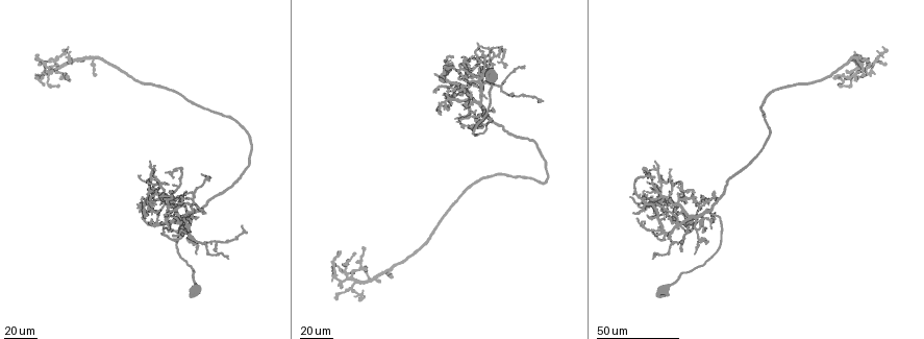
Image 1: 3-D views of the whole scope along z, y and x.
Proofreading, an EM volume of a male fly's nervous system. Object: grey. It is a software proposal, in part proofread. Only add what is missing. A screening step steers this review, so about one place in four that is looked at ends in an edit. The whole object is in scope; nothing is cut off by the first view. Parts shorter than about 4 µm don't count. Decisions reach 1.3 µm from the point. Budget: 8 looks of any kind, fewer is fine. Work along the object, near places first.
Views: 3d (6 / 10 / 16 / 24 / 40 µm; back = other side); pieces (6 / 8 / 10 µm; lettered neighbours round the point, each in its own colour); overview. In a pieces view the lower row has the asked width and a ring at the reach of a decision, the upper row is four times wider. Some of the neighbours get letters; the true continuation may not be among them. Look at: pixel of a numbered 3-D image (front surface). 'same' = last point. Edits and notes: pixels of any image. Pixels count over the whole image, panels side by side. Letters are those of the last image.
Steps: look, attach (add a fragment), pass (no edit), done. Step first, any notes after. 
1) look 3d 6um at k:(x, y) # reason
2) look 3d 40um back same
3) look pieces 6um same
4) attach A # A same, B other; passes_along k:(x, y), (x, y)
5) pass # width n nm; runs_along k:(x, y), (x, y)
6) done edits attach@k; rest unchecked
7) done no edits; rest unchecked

look 3d 24um at 1:(458, 120)

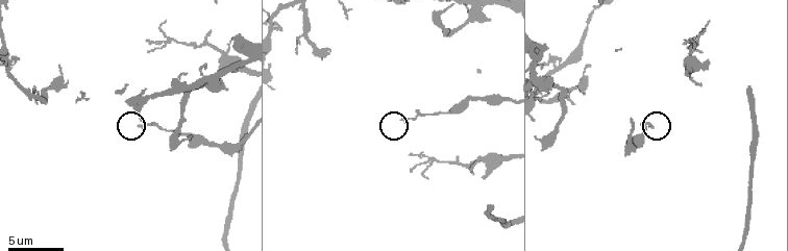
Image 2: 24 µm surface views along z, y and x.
look pieces 6um at 2:(405, 120) # what lies round it

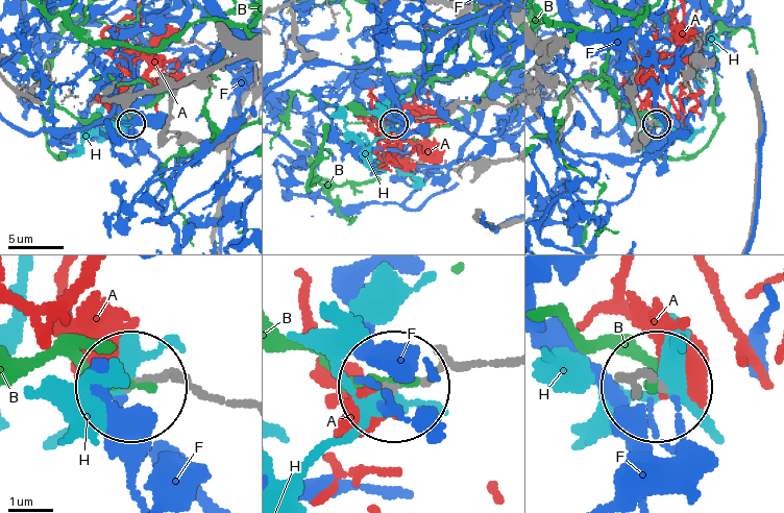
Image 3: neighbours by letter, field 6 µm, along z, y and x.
pass # A other, B other, F other, H other; runs_along 3:(629, 96), (637, 121), (634, 141), (653, 121), (656, 123); no lettered fragment goes on from it

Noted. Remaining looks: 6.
look 3d 40um at 1:(466, 80) # thin end

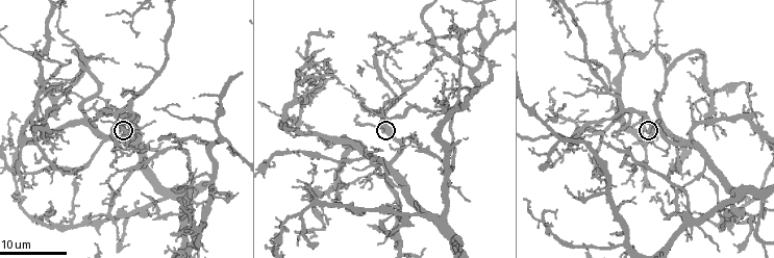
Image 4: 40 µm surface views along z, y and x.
look pieces 6um at 4:(383, 131)

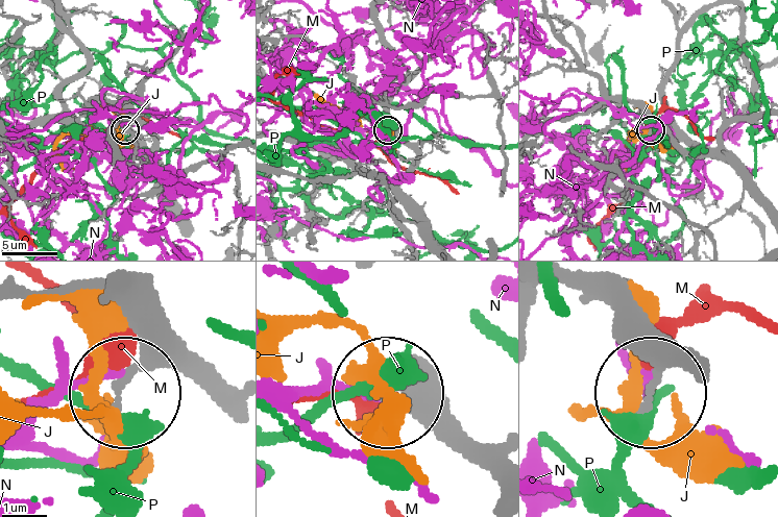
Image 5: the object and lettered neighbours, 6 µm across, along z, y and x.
pass # width 150 nm; J other, M other, N other, P other; runs_along 5:(204, 395), (160, 366), (130, 380); none of them fits

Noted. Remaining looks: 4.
look 3d 16um at 4:(113, 104) # tapers out

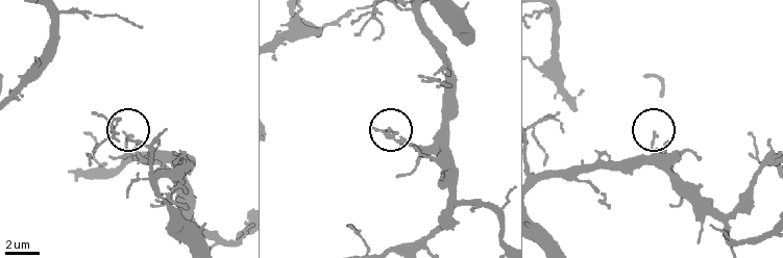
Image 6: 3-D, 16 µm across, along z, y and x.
look pieces 10um at 6:(125, 134)

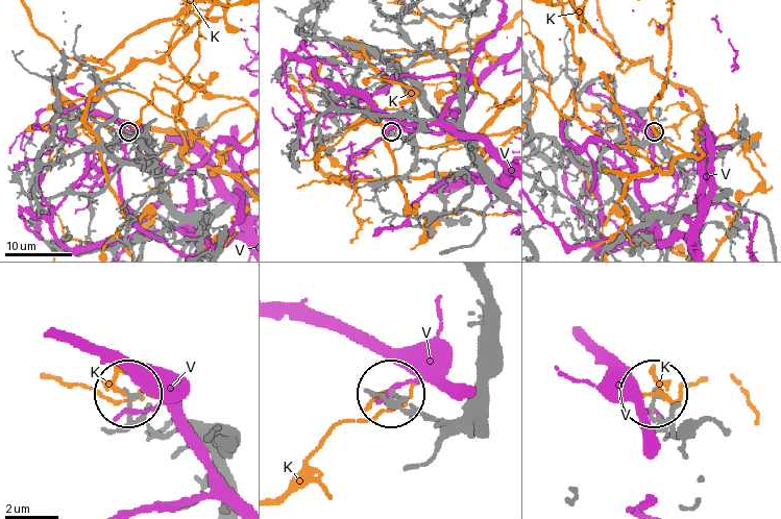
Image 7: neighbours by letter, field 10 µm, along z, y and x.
pass # K other, V other; runs_along 7:(220, 440), (153, 428), (128, 395); none of them fits

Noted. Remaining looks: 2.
look 3d 24um at 1:(69, 53) # branch stops here

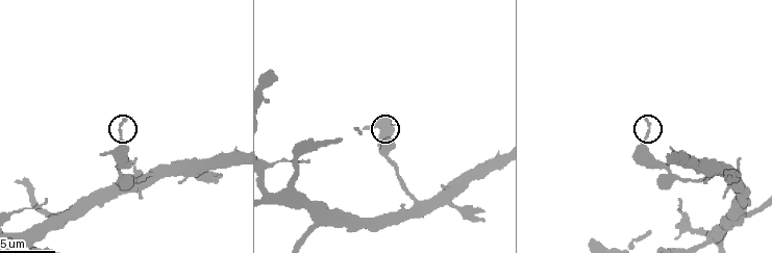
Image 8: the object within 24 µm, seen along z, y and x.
look pieces 10um at 8:(130, 118)

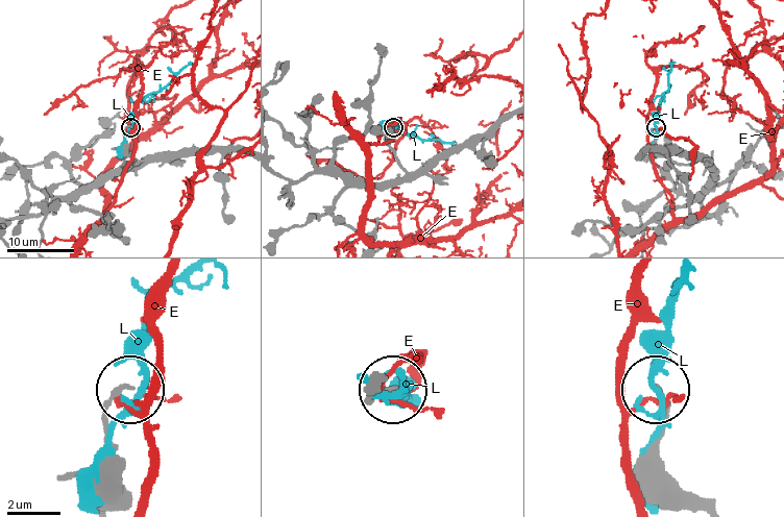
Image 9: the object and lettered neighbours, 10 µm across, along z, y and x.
pass # E other, L other; no lettered fragment goes on from it

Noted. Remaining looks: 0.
done no edits; rest unchecked

